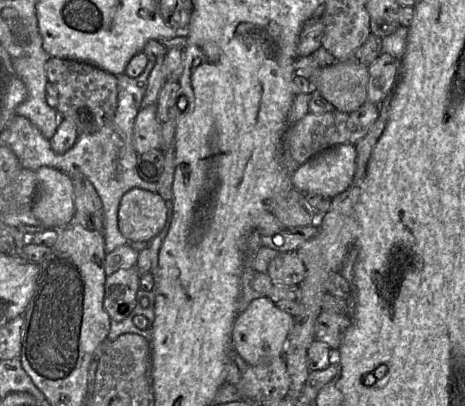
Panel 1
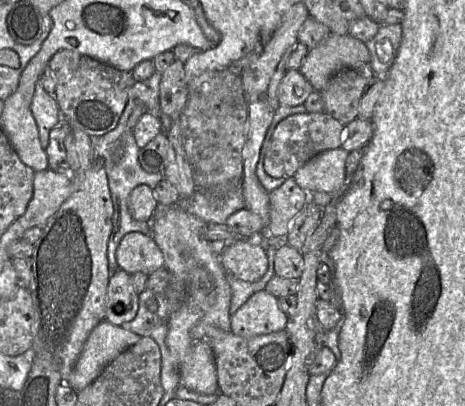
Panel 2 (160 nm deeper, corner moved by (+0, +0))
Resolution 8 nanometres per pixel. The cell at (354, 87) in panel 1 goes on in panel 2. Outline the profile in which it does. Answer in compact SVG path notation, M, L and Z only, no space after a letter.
M329 33L318 46L308 51L300 72L315 91L322 91L336 73L370 64L370 59L366 43L349 34Z

